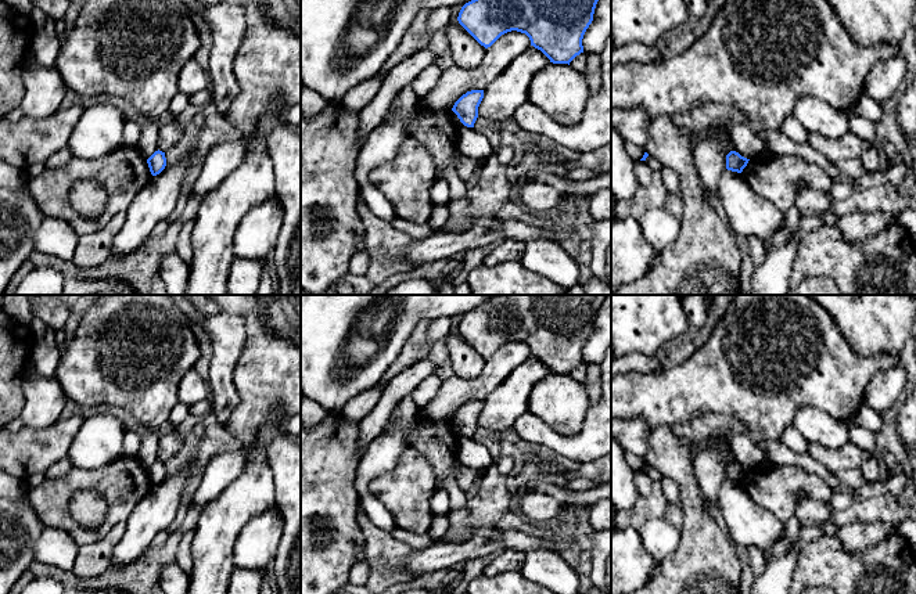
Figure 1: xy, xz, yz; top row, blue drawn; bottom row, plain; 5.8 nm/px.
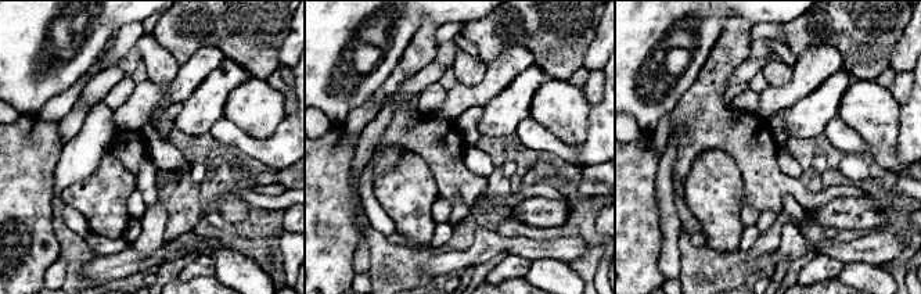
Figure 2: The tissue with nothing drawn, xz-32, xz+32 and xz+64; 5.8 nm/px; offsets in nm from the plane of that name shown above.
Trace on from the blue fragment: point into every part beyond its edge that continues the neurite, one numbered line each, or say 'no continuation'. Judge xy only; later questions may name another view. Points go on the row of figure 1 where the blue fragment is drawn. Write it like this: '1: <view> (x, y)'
no continuation

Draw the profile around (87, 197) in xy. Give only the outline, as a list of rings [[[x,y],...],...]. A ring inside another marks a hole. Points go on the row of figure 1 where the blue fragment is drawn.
[[[91,179],[79,180],[71,191],[71,204],[76,213],[86,219],[98,217],[105,206],[105,190]]]

